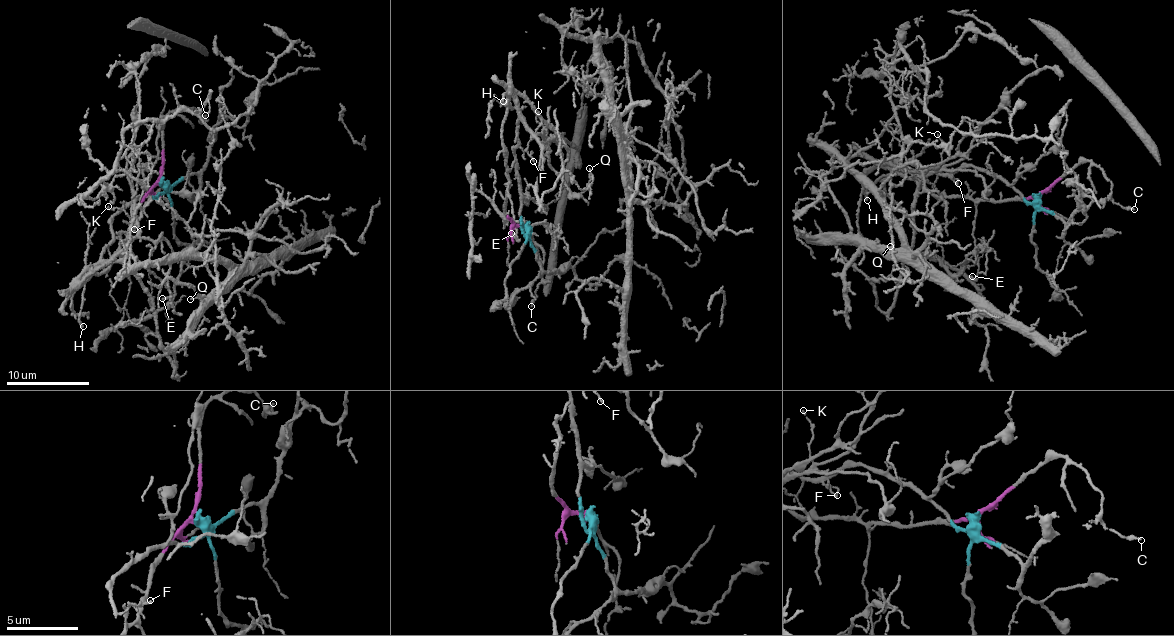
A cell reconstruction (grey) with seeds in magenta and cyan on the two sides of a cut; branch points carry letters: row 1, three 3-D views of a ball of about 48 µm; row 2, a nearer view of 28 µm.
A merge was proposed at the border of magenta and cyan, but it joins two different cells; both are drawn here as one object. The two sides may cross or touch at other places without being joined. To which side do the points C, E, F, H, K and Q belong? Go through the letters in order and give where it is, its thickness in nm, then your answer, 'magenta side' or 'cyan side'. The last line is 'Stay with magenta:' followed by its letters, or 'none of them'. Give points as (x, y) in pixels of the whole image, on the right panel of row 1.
C: at (1134, 209); 200 nm thick; magenta side
E: at (972, 276); 180 nm thick; magenta side
F: at (958, 183); 70 nm thick; cyan side
H: at (867, 200); 200 nm thick; magenta side
K: at (937, 134); 100 nm thick; cyan side
Q: at (890, 246); 100 nm thick; cyan side
Stay with magenta: C, E, H

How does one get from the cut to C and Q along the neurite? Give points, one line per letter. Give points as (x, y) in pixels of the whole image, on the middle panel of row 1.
C: (524, 225), (530, 228), (528, 231), (543, 275), (531, 307)
Q: (526, 226), (518, 122), (538, 142), (538, 203), (566, 172), (590, 188), (589, 167)

